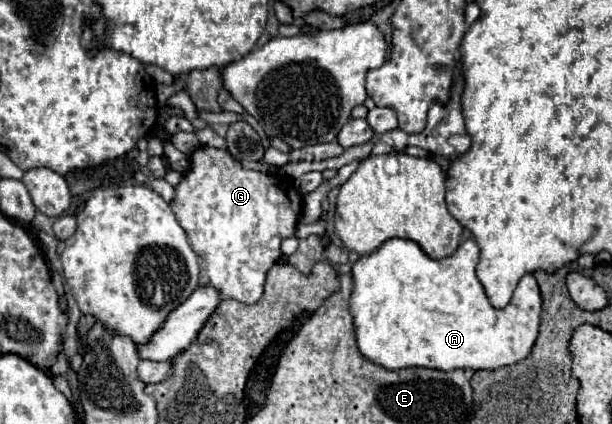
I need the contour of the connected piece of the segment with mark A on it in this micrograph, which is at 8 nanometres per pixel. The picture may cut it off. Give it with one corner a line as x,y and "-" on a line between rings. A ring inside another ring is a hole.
401,237
387,239
373,253
359,257
351,267
353,291
349,299
349,311
353,315
359,353
375,365
387,369
429,367
439,371
499,369
525,359
531,353
531,347
539,333
539,285
535,283
533,275
525,275
519,281
509,305
505,309
495,309
491,307
483,285
475,275
477,263
479,247
473,239
463,241
453,255
443,259
429,257
419,243

